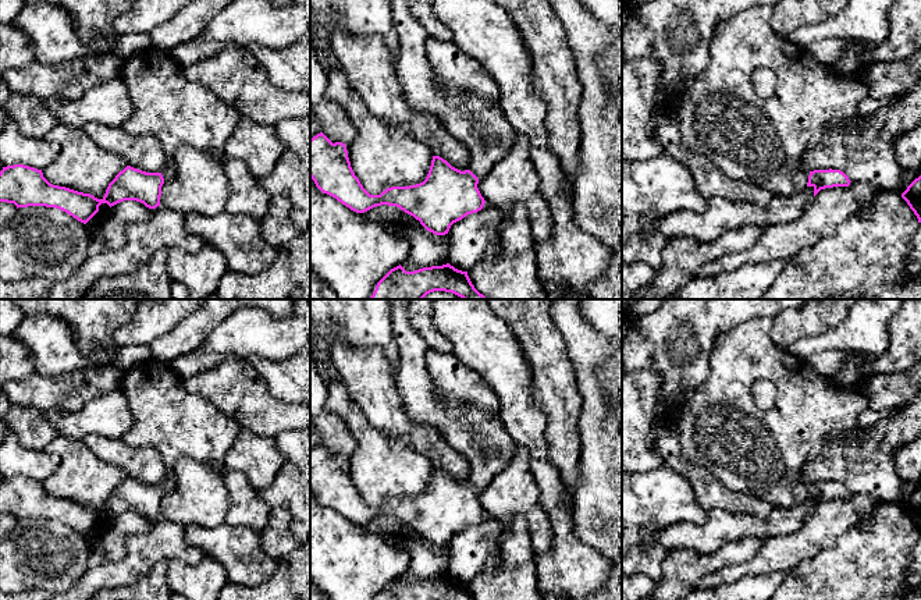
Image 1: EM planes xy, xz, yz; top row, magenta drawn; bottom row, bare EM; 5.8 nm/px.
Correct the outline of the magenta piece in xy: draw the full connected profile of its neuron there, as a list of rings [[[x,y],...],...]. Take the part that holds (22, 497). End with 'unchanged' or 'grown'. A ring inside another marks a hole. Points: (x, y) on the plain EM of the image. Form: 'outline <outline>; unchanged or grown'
outline [[[153,358],[125,370],[118,388],[127,398],[134,425],[122,437],[129,447],[154,447],[167,466],[167,479],[161,484],[146,484],[131,477],[120,483],[109,496],[102,511],[90,505],[78,504],[65,498],[50,496],[42,482],[14,476],[0,483],[0,514],[14,515],[18,519],[46,518],[60,521],[78,533],[86,536],[102,515],[110,519],[124,514],[136,512],[149,521],[160,518],[161,498],[175,487],[175,464],[182,457],[189,457],[206,465],[227,472],[224,458],[235,443],[241,426],[218,411],[205,397],[189,393],[179,373]]]; grown

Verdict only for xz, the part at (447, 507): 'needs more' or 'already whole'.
needs more

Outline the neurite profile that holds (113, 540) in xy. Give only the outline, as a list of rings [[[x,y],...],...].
[[[124,512],[111,518],[99,542],[104,562],[122,561],[127,554],[127,537],[134,533],[147,533],[150,528],[152,521],[136,512]]]

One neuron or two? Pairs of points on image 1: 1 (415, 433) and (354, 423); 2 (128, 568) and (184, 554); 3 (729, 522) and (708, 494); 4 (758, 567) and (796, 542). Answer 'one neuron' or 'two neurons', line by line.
1: two neurons
2: one neuron
3: two neurons
4: one neuron

